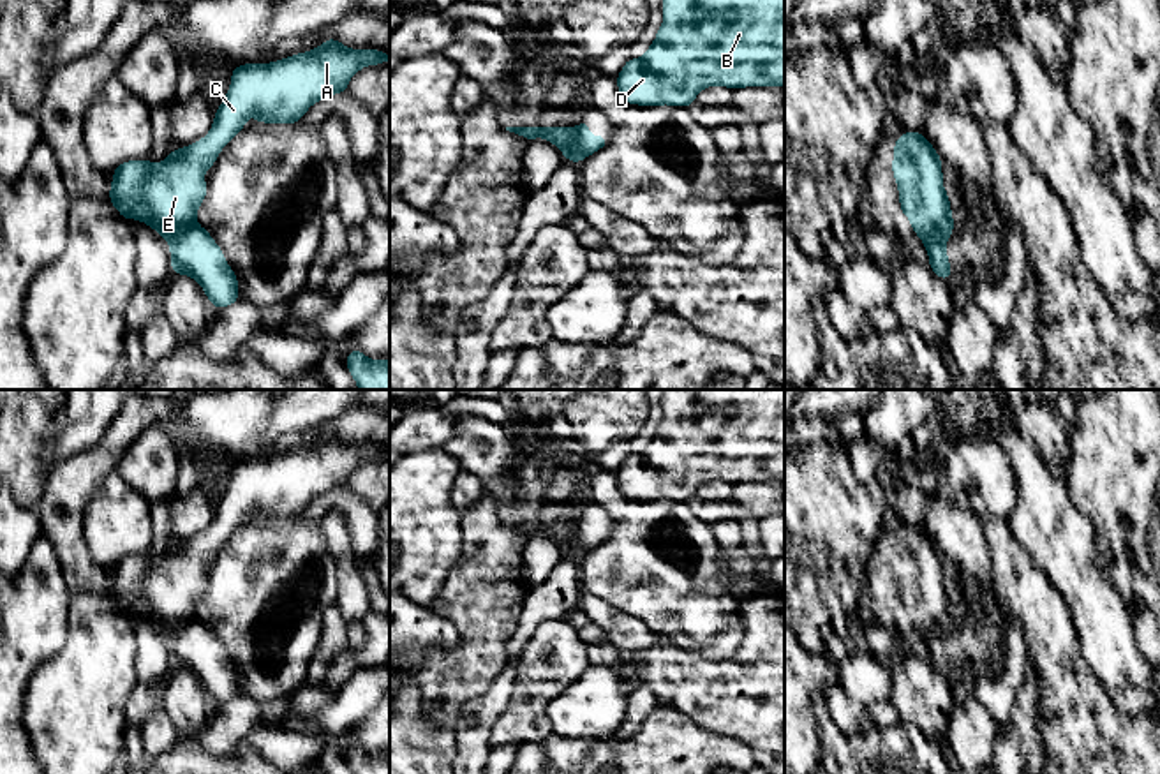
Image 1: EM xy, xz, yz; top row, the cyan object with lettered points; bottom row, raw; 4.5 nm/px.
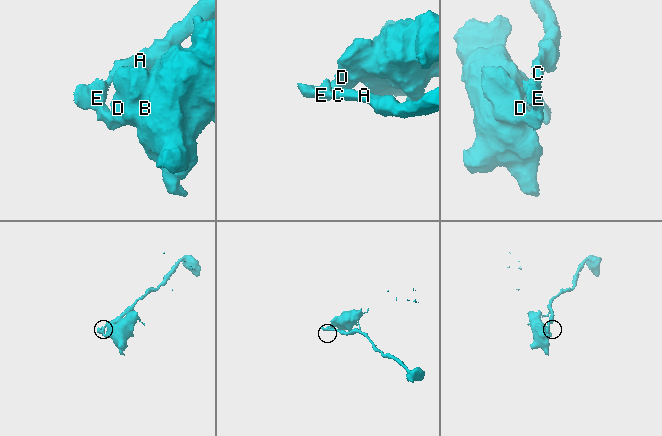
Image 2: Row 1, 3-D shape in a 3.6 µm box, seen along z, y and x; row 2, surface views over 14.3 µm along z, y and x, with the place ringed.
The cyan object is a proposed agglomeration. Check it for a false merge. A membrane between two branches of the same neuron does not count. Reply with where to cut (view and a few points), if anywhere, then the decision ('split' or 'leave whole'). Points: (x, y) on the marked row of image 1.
xz (579, 129), (572, 148), (584, 157) | split

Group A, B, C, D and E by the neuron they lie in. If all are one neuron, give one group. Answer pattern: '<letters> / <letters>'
A C E / B D

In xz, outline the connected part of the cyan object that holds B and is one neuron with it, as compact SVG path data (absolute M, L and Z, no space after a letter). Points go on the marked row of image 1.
M663 0L663 25L656 39L642 58L626 58L622 71L615 76L619 95L626 104L635 106L677 106L689 108L696 102L696 93L709 86L726 86L732 90L747 86L783 86L784 88L784 0Z

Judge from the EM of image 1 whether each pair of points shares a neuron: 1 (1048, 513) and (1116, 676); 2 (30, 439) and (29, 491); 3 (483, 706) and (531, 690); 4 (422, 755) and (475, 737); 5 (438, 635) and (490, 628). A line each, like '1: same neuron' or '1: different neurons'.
1: same neuron
2: same neuron
3: different neurons
4: different neurons
5: different neurons

